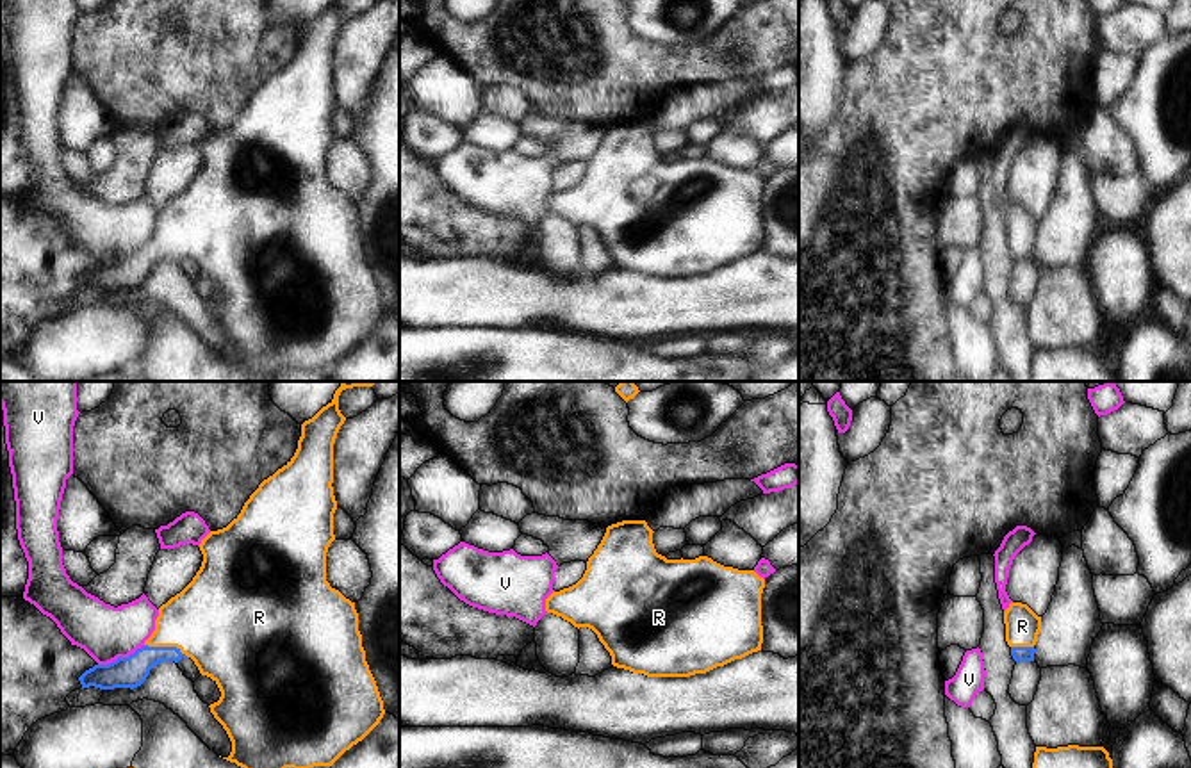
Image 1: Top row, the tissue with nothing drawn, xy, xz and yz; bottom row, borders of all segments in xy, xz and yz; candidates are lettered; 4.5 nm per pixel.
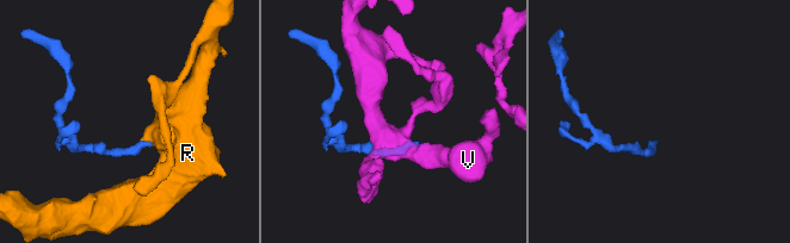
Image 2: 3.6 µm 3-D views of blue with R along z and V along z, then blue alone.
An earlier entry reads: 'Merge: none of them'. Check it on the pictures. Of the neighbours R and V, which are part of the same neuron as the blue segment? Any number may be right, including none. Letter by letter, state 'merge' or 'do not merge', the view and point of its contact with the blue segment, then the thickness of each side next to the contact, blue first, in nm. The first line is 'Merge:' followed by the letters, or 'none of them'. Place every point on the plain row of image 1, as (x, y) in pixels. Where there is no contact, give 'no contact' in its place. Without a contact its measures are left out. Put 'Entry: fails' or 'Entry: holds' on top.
Entry: fails
Merge: R
R: merge; contact xy (166, 248); calibres 140 and 400 nm
V: do not merge; contact xy (122, 259); calibres 140 and 240 nm

